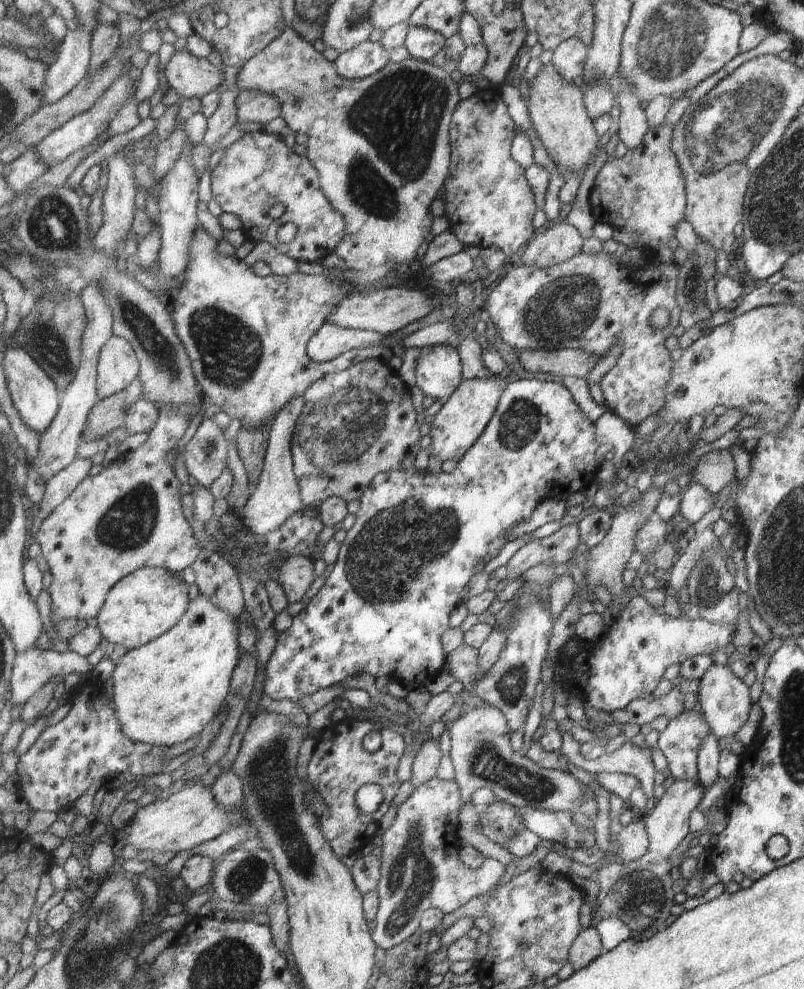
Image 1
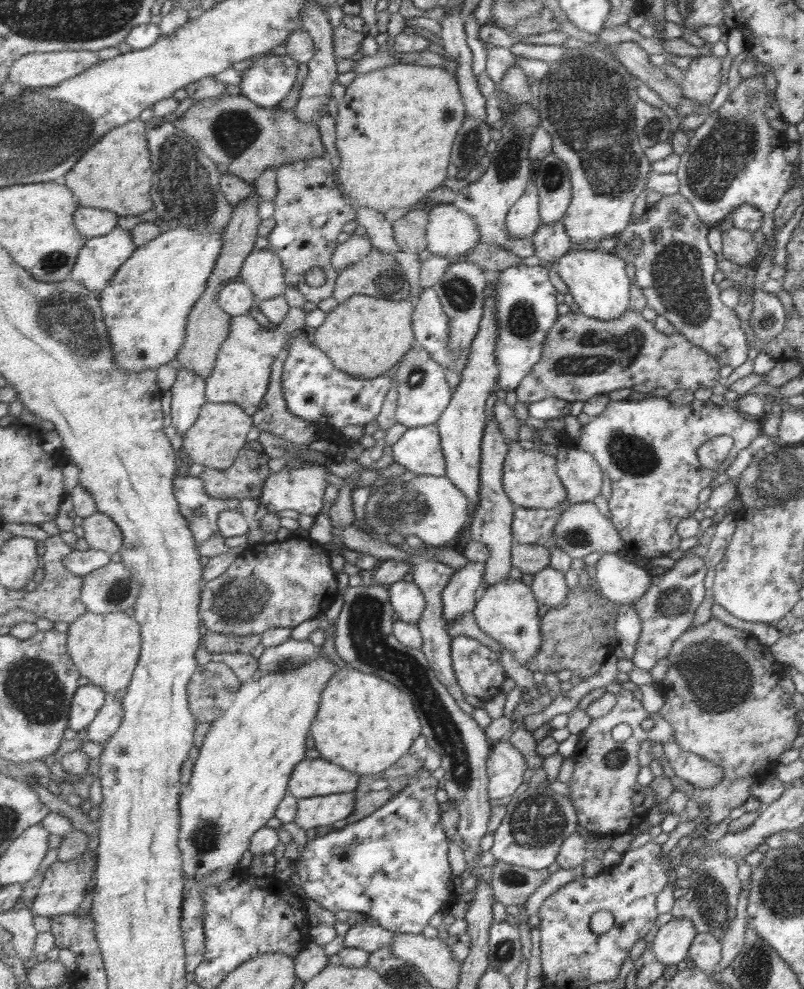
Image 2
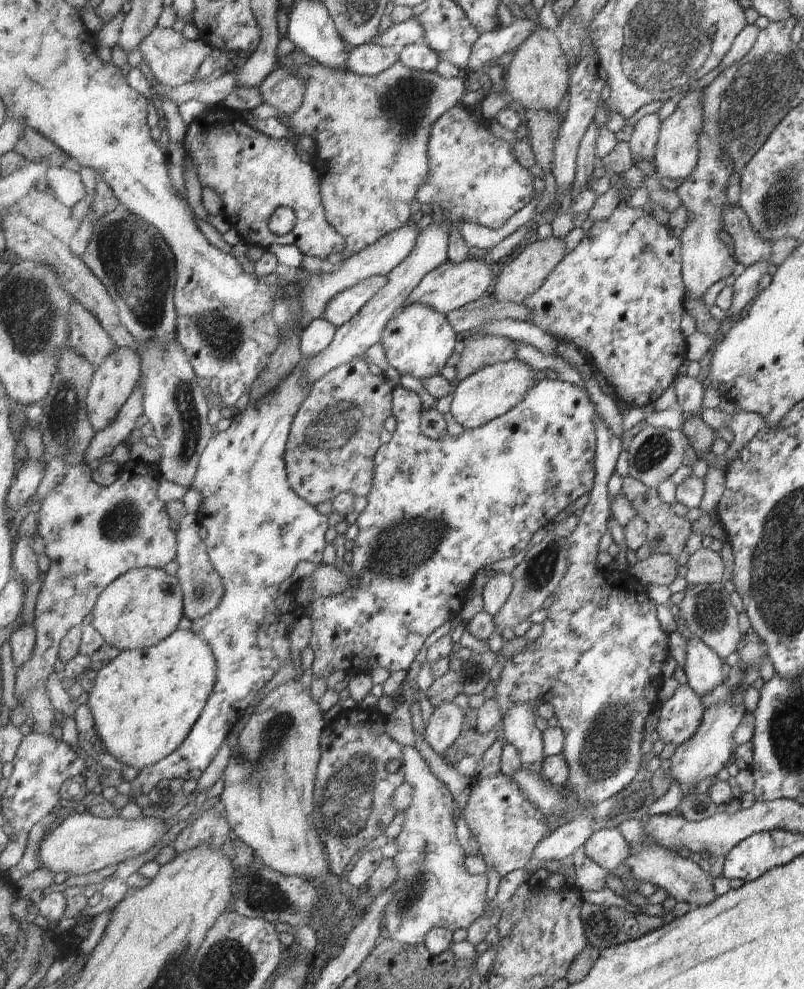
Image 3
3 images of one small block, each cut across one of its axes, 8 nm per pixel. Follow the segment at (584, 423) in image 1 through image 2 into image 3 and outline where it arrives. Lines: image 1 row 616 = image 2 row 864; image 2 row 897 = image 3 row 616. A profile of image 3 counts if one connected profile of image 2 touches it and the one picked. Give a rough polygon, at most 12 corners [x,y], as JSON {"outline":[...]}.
{"outline":[[542,378],[463,434],[396,429],[313,678],[416,671],[479,570],[597,486],[597,408]]}

